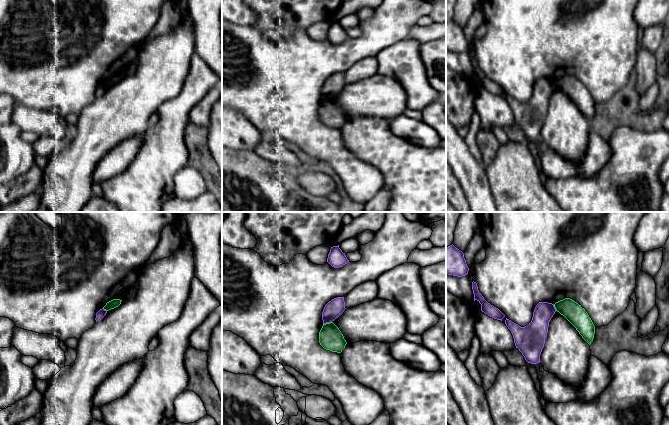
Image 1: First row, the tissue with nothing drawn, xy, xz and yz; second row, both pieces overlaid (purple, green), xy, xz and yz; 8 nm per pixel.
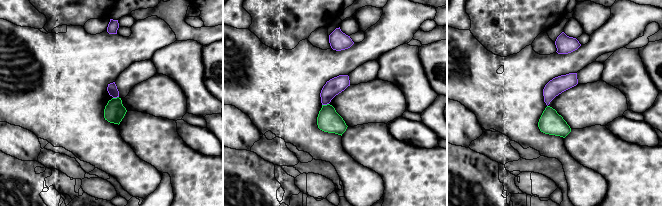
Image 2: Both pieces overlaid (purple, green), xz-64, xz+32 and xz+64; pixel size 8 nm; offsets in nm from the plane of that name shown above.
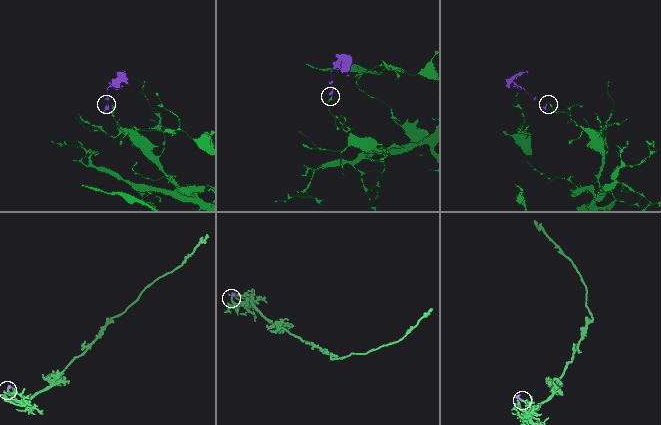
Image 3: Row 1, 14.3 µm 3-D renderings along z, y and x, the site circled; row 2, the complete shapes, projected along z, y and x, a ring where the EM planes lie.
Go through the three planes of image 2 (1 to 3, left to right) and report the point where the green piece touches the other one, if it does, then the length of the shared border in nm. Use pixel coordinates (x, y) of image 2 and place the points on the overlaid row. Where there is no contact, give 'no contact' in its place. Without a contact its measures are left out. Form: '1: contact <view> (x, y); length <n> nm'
1: contact xz-64 (115, 97); length 50 nm
2: contact xz+32 (325, 104); length 60 nm
3: no contact

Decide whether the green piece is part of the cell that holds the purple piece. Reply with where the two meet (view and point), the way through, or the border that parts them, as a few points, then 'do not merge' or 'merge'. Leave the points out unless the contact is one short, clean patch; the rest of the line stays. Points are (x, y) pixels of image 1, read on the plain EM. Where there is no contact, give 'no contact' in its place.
meets purple in xz at (327, 98); border along xz (331, 97), (323, 100); do not merge

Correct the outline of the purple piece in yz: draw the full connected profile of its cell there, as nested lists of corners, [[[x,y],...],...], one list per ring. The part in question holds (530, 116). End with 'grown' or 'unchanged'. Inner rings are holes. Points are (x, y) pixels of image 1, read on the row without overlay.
[[[539,78],[534,85],[531,98],[525,103],[506,94],[505,100],[513,111],[515,122],[528,139],[540,139],[549,98],[555,88],[554,80]]] | unchanged

